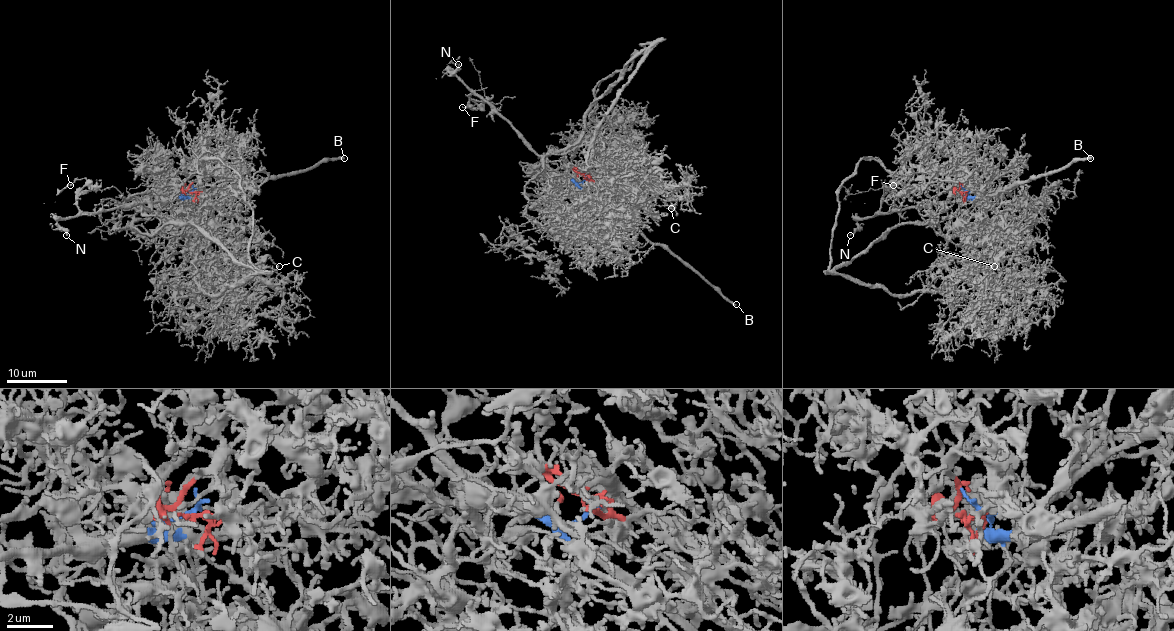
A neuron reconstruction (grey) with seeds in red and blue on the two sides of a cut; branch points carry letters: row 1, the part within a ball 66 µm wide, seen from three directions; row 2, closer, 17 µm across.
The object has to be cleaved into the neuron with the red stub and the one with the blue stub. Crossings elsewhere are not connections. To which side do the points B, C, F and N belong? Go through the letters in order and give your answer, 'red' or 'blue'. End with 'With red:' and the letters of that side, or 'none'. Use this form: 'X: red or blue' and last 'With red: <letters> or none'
B: blue
C: red
F: blue
N: blue
With red: C

